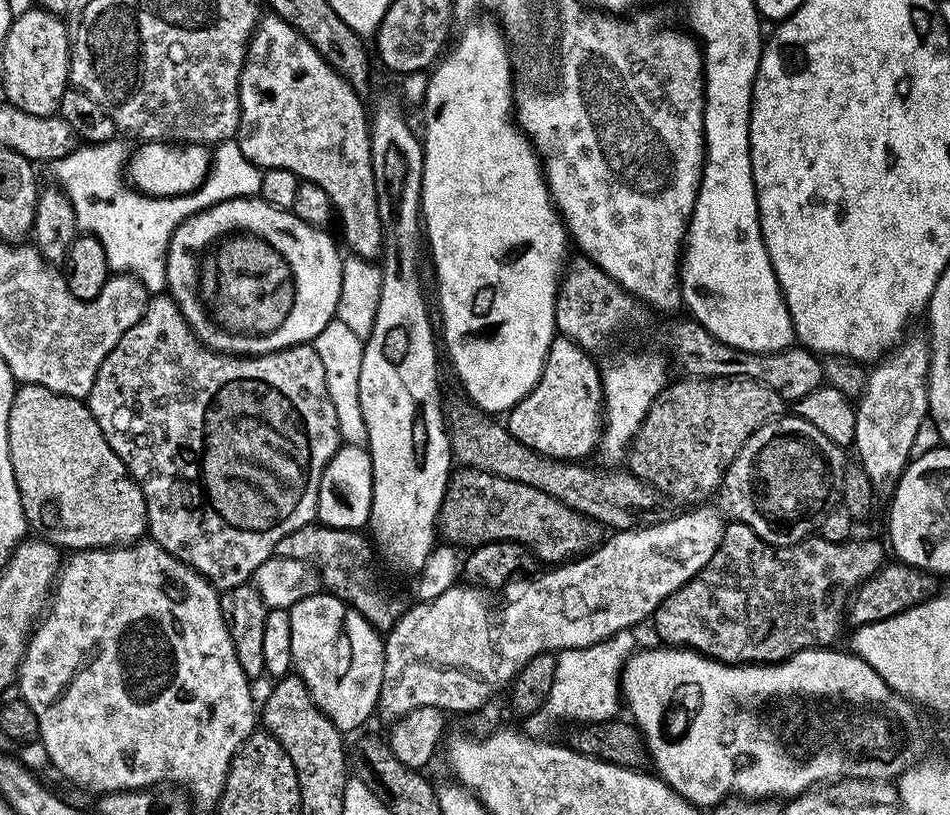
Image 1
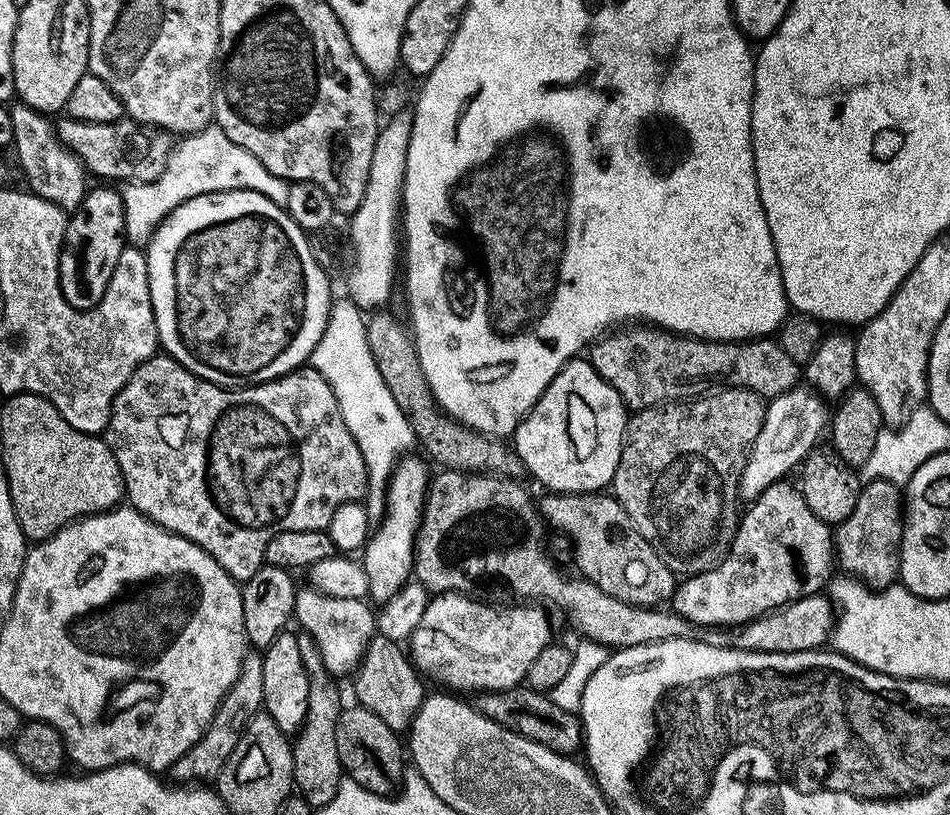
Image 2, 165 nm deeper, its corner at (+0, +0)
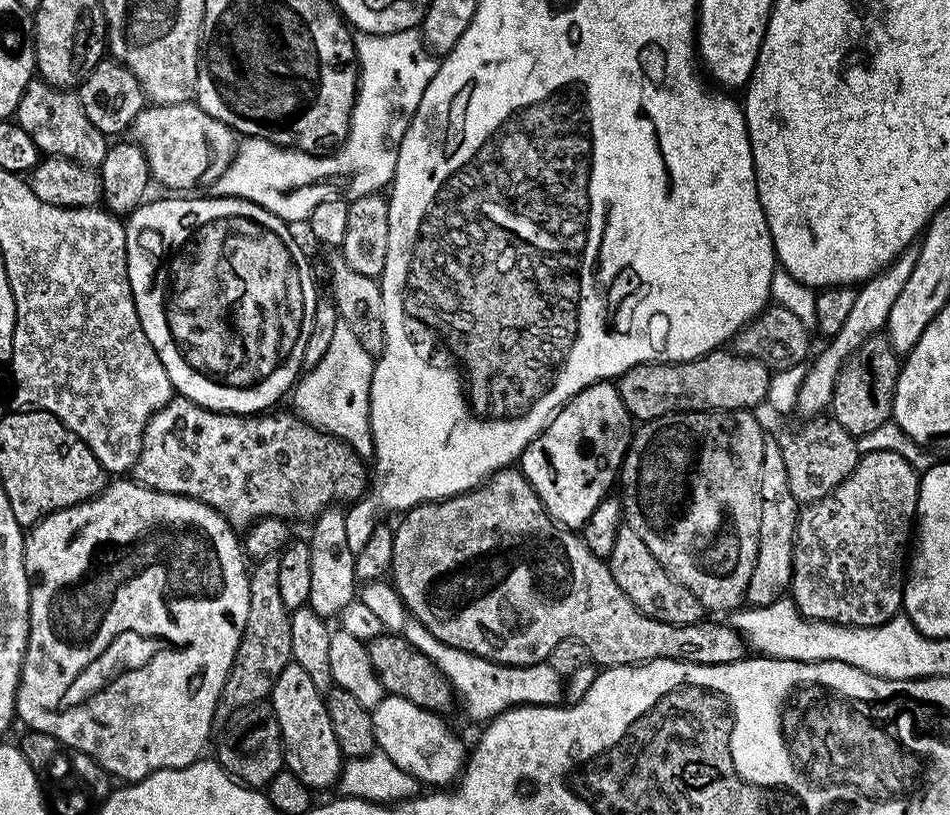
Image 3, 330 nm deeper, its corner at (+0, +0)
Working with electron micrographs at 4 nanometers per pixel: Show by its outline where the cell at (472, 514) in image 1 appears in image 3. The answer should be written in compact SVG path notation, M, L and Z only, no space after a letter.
M622 526L617 530L613 552L606 559L610 574L614 574L614 582L622 586L622 594L626 594L626 598L630 598L630 602L634 602L634 606L638 606L642 614L658 622L666 622L674 626L699 624L706 616L702 602L663 569L654 548L648 544L651 543L630 527Z

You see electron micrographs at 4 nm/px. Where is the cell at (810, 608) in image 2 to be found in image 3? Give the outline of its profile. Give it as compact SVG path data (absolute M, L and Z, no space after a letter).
M519 467L500 468L477 488L471 488L469 492L459 492L457 496L451 496L449 500L414 506L403 513L399 520L400 525L395 525L393 534L390 583L402 598L409 617L422 626L426 626L426 630L430 630L430 634L434 634L434 638L438 638L438 642L446 642L458 650L466 650L475 656L492 660L496 664L509 664L510 666L545 663L548 656L563 639L580 640L589 651L591 659L595 663L600 663L600 666L604 668L627 668L634 664L649 664L651 660L684 660L688 664L718 666L719 664L733 664L745 659L745 639L728 622L715 624L711 618L705 618L699 624L674 626L666 622L658 622L654 618L642 614L638 610L638 606L634 606L634 602L630 602L630 598L626 598L626 594L622 594L622 586L618 586L618 582L614 582L614 574L610 574L607 563L603 559L595 557L575 531L557 524L549 516L548 511L544 509L543 502L534 490L534 486L530 486L530 482Z

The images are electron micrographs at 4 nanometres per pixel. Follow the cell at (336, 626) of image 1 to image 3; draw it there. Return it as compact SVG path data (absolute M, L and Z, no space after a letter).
M340 506L327 508L311 521L312 536L307 537L310 550L310 598L307 607L325 618L339 617L348 603L358 596L358 581L355 576L357 553L346 528L345 509Z

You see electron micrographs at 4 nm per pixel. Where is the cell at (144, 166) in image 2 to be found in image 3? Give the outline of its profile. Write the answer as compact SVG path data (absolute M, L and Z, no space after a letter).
M194 102L144 107L134 118L130 136L144 152L151 179L164 188L196 188L204 179L216 181L230 166L238 149L237 133L218 122L218 118L210 118Z

